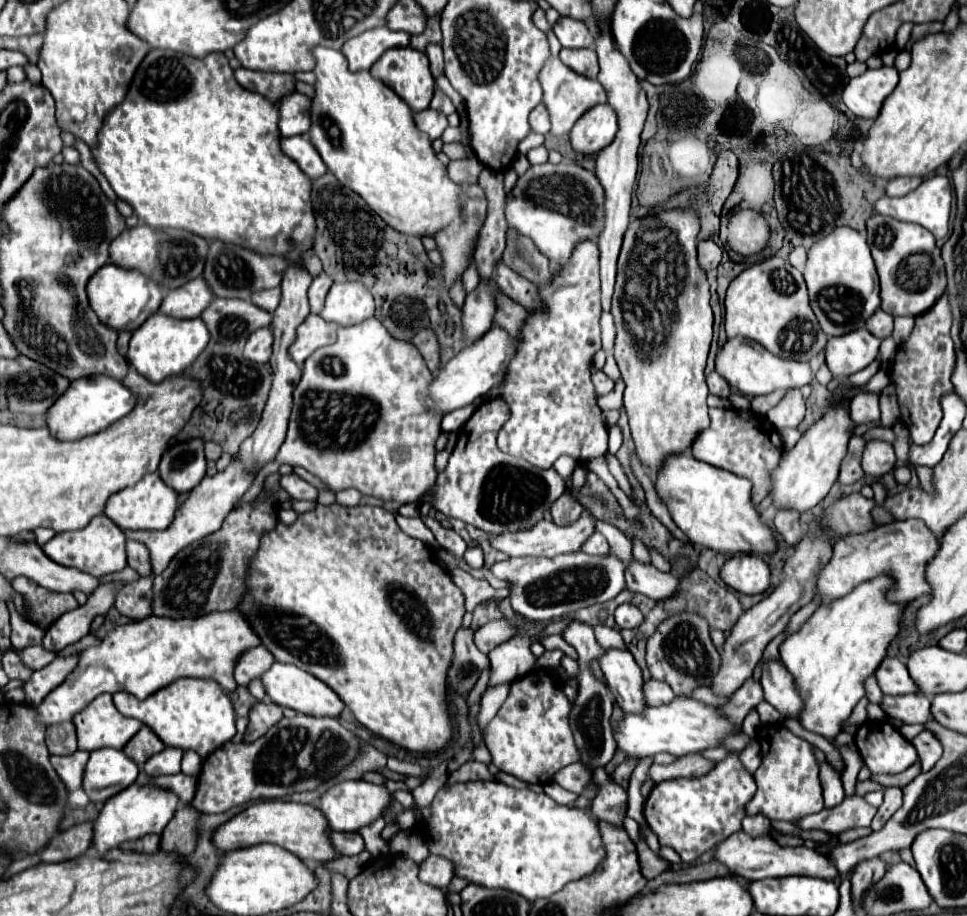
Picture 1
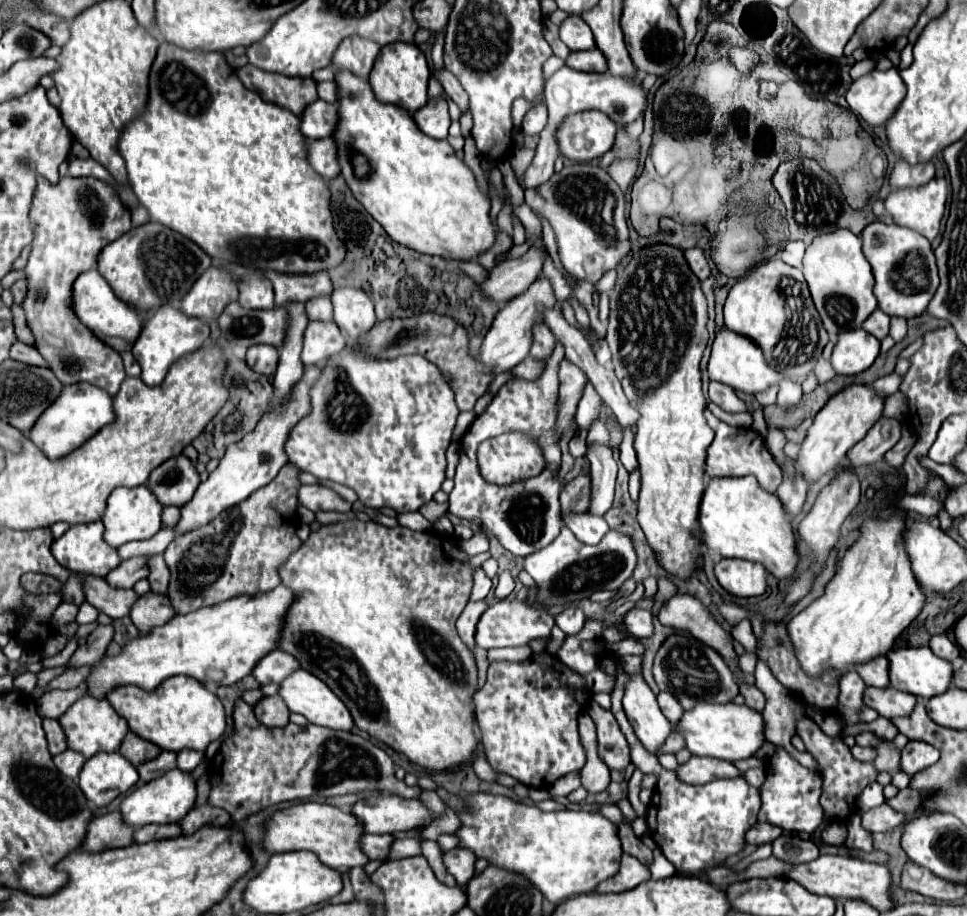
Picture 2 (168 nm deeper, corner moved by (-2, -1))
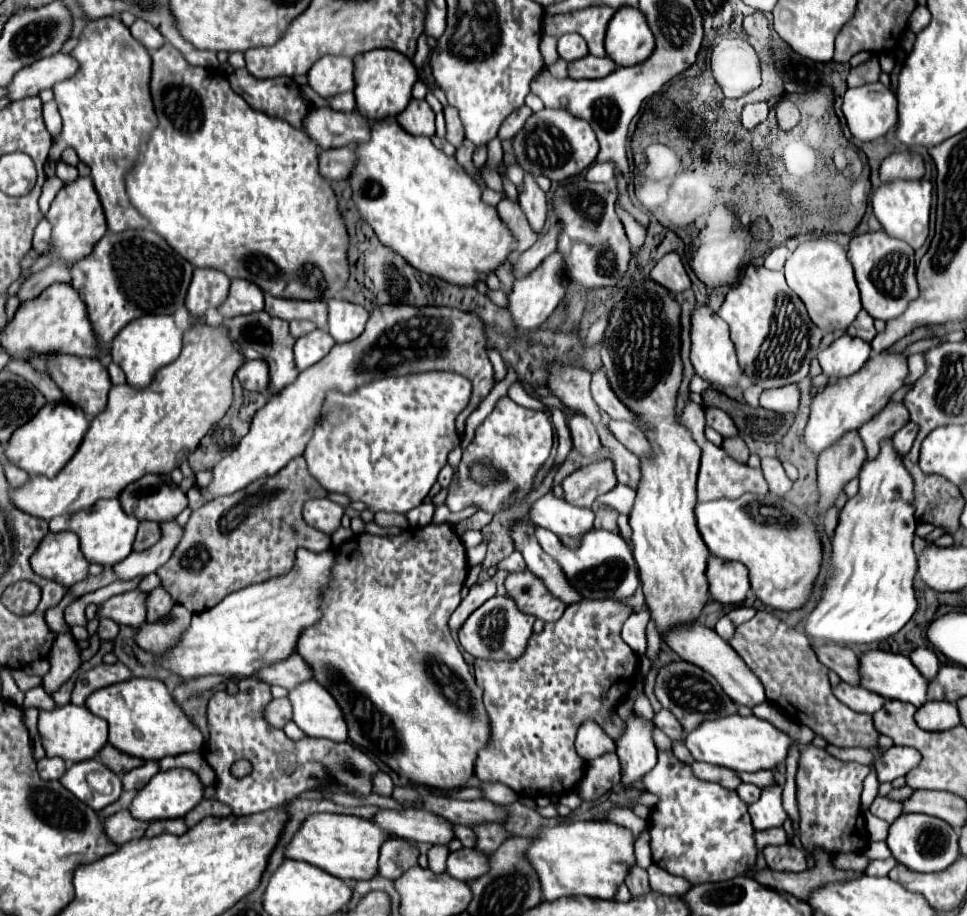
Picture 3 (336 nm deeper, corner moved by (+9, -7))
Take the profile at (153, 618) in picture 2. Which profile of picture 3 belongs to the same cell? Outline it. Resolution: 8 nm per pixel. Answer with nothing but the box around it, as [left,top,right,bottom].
[135,605,191,653]

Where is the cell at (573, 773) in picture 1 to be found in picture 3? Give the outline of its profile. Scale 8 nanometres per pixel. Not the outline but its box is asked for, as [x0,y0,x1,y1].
[580,753,621,801]

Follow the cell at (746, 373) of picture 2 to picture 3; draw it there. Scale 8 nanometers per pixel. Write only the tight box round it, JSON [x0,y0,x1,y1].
[691,307,743,387]

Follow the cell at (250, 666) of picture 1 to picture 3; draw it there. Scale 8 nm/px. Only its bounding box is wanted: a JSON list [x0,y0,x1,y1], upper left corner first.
[255,653,311,689]

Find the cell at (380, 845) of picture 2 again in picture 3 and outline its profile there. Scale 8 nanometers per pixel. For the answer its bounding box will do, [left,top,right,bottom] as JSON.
[379,837,419,879]

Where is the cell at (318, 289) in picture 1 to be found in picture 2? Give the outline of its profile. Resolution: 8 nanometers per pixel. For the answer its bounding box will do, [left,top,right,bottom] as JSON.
[306,297,332,321]

